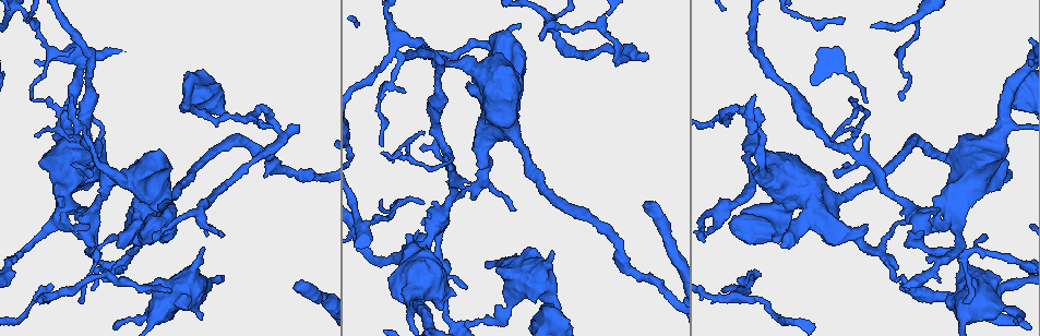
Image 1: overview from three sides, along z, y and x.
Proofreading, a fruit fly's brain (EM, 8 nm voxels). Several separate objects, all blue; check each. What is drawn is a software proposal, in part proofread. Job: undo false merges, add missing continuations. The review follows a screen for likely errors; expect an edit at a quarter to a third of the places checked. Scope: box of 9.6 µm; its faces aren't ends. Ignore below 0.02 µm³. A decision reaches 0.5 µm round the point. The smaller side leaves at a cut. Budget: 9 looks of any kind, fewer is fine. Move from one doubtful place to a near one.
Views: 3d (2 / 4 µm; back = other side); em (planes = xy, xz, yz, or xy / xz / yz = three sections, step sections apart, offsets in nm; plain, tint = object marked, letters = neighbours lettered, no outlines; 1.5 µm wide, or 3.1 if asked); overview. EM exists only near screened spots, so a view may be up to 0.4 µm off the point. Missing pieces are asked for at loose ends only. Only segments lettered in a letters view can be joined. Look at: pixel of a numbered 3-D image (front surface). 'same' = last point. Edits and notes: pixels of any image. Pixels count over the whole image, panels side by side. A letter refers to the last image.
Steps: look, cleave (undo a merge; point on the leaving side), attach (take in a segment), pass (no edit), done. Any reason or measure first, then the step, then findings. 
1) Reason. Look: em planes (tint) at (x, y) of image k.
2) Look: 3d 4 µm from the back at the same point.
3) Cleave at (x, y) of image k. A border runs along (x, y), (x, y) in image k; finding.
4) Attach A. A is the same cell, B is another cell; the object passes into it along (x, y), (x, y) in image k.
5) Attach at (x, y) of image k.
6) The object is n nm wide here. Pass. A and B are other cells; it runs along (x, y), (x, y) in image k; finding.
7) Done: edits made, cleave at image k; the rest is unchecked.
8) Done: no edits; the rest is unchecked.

Calibre changes. Look: 3d 4 µm at (916, 29) of image 1.

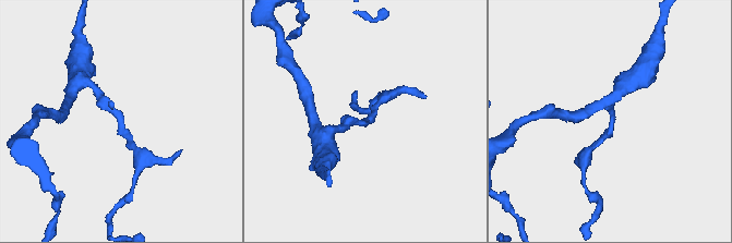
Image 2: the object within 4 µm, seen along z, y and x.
Now the EM. Look: em planes (letters) at (360, 123) of image 2.

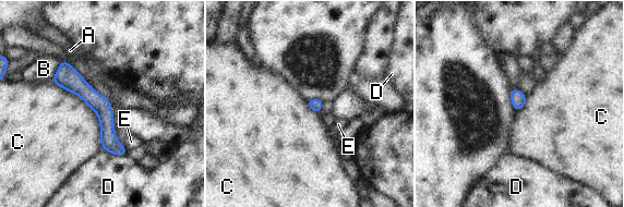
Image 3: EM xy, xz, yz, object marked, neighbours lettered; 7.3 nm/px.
The object is 90 nm wide here. Pass. A, B, C, D and E are other cells; continuous, no second cell.

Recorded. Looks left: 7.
Thin end. Look: em xz step 4 (tint) at (844, 17) of image 1.

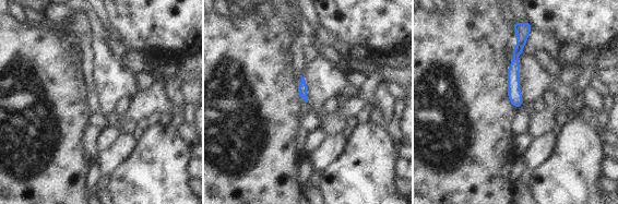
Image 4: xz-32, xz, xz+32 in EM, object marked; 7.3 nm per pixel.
Look: em planes (tint) at the same point.

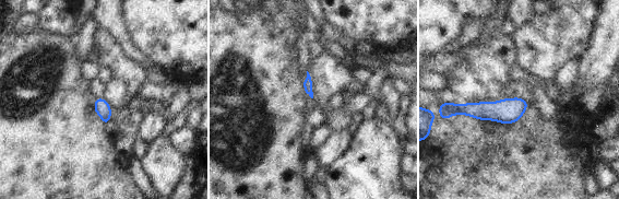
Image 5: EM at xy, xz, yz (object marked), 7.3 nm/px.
Look: em planes (letters) at the same point.

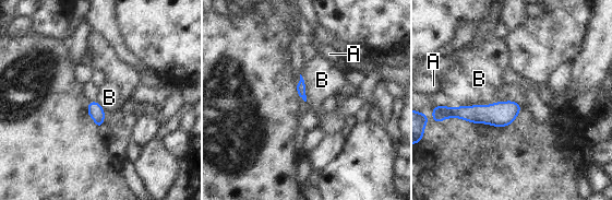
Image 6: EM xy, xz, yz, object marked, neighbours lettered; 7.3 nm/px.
Pass. A and B are other cells; a border runs along (510, 100), (490, 104), (460, 106) in image 6; no lettered segment goes on from it.

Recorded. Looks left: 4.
An open end. Look: em planes (letters) at (902, 99) of image 1.

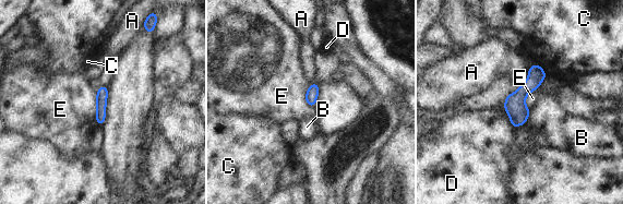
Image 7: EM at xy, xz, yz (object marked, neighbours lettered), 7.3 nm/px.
The longest contact is with E, 240 nm. Pass. A, B, C, D and E are other cells; it runs along (536, 67), (515, 123) in image 7; none of them fits.

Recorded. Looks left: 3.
An open end. Look: em planes (letters) at (199, 318) of image 1.

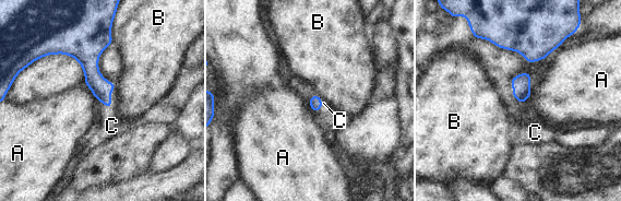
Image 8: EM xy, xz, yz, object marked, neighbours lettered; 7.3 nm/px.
The longest contact is with B, 140 nm. Attach C. C is the same cell, A and B are other cells; it goes on there.

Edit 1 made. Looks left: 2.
Done: edits made, attach at image 8; the rest is unchecked.

